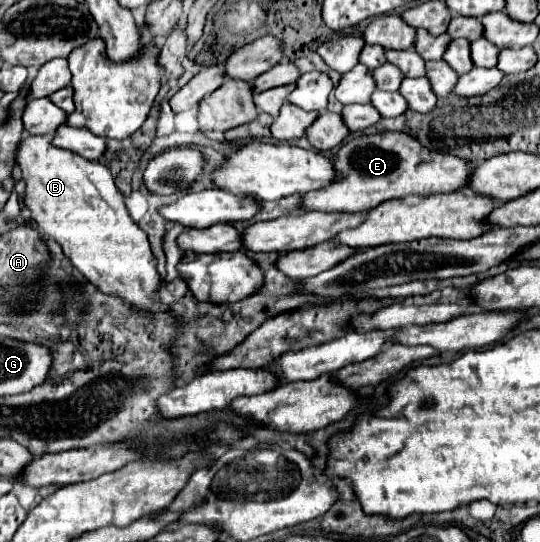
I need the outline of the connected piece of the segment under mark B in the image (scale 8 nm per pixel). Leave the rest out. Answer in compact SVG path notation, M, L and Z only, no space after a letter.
M28 136L22 140L20 150L16 154L16 162L22 170L22 176L26 180L26 206L32 212L32 220L36 222L38 230L46 236L56 240L64 254L70 258L70 262L94 284L98 290L104 290L106 294L116 294L122 300L128 300L134 308L148 310L152 314L168 312L168 306L158 302L154 294L160 288L160 276L154 266L154 256L150 252L148 238L144 230L130 218L120 190L114 186L114 180L108 172L108 168L96 160L80 158L78 154L72 154L68 150L60 150L50 144L52 136Z

